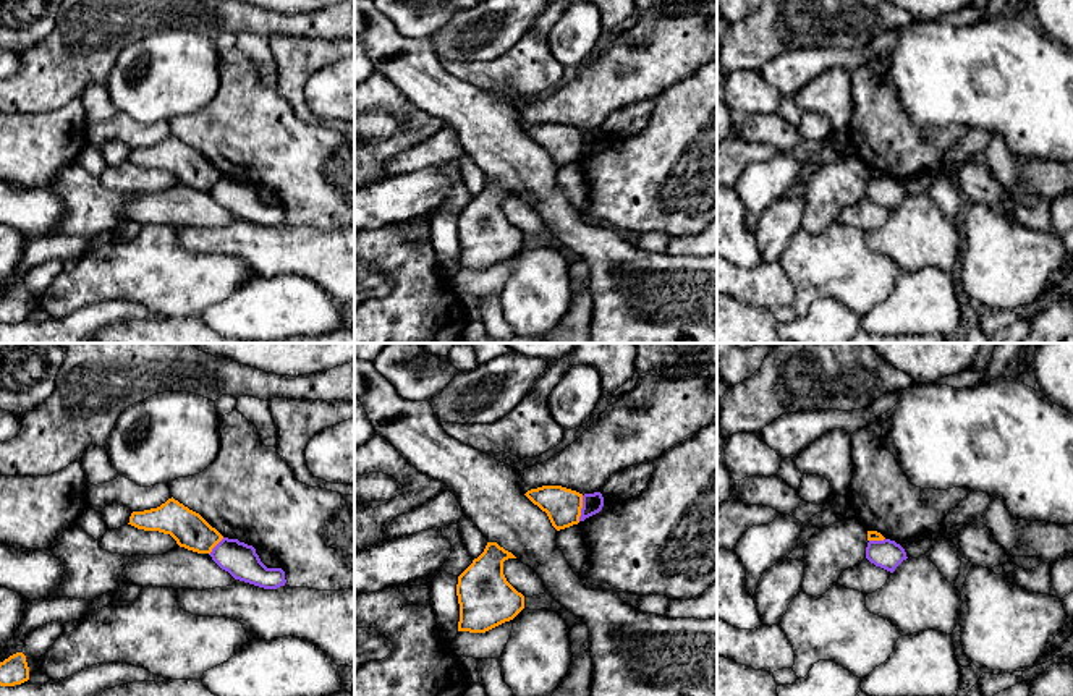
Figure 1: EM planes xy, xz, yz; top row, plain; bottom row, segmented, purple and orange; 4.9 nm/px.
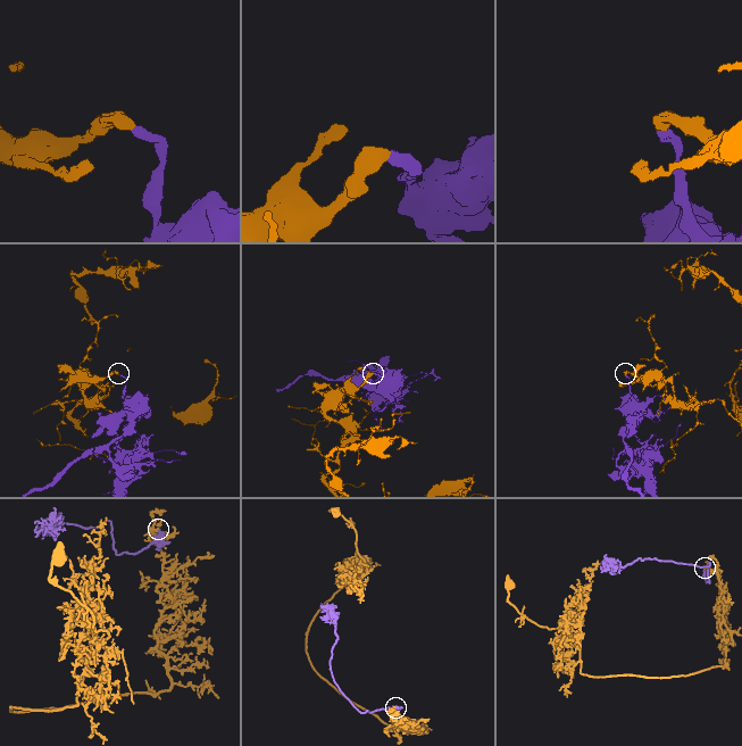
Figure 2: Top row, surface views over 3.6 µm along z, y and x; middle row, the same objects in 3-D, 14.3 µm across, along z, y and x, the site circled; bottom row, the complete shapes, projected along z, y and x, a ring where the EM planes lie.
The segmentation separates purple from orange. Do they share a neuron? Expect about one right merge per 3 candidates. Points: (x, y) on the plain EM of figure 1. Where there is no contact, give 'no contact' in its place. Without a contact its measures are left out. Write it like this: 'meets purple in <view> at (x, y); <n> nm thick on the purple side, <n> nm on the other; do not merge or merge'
meets purple in xz at (581, 146); 100 nm thick on the purple side, 180 nm on the other; do not merge

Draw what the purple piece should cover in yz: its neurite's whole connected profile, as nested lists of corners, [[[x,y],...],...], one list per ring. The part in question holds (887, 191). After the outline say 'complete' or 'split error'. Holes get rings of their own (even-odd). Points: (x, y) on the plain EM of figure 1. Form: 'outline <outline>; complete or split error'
outline [[[884,176],[884,178],[869,178],[866,185],[866,196],[890,210],[906,197],[905,186],[897,181],[895,178]]]; complete

